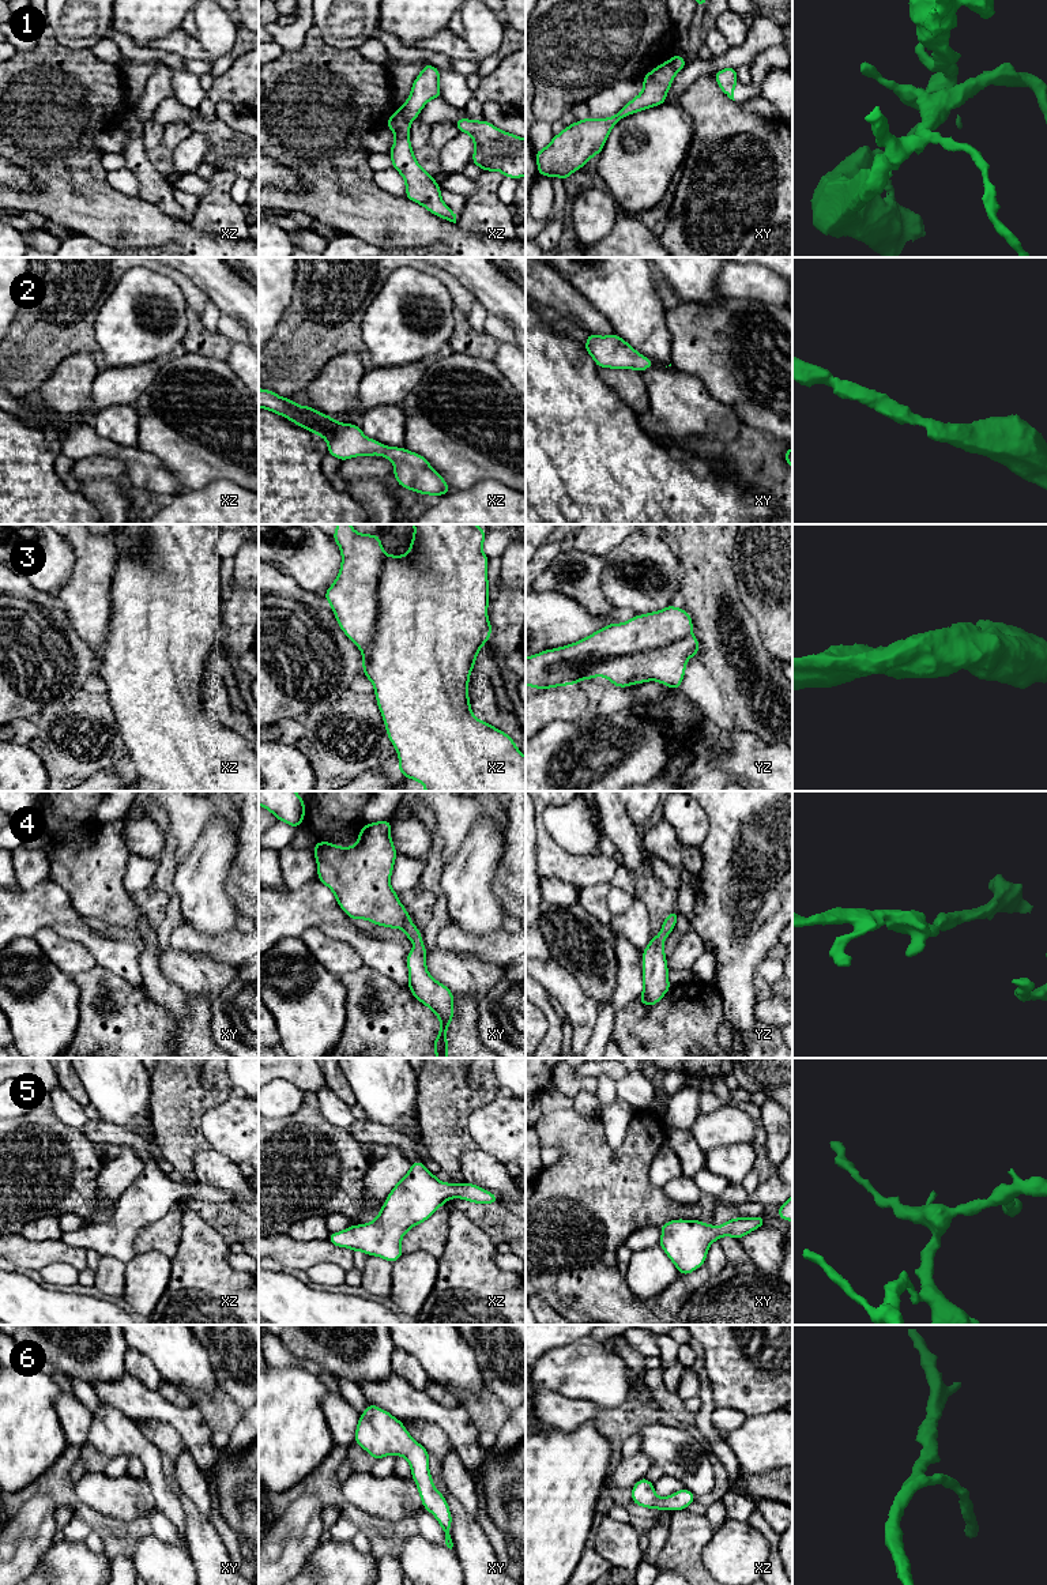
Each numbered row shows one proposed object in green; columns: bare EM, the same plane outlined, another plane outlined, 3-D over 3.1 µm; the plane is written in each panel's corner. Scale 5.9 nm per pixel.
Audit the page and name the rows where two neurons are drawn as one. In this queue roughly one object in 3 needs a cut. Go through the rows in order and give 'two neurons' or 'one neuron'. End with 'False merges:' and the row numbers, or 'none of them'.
1: two neurons
2: one neuron
3: one neuron
4: one neuron
5: one neuron
6: one neuron
False merges: 1

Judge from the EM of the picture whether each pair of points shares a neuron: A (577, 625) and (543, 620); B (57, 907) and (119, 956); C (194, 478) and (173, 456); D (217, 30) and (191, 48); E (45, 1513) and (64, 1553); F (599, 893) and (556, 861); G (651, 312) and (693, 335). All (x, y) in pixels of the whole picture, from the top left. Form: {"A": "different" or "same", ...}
{"A": "same", "B": "same", "C": "same", "D": "different", "E": "different", "F": "different", "G": "different"}

